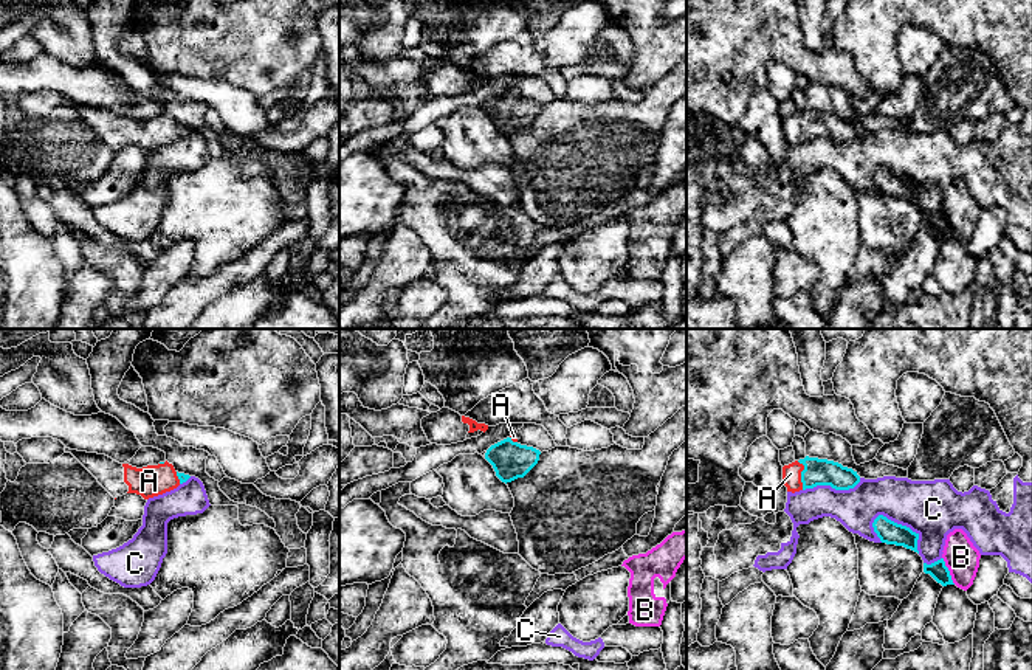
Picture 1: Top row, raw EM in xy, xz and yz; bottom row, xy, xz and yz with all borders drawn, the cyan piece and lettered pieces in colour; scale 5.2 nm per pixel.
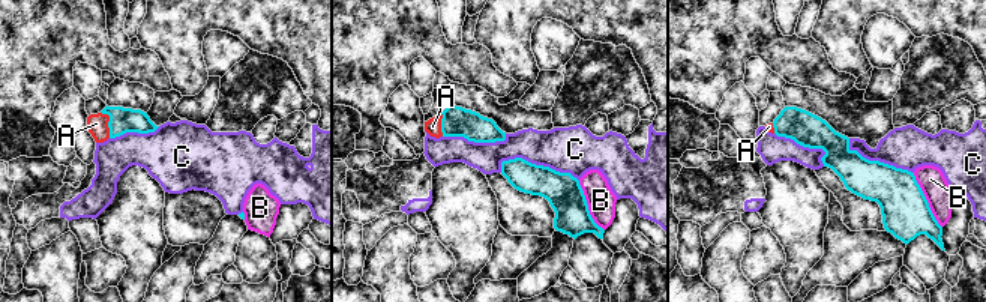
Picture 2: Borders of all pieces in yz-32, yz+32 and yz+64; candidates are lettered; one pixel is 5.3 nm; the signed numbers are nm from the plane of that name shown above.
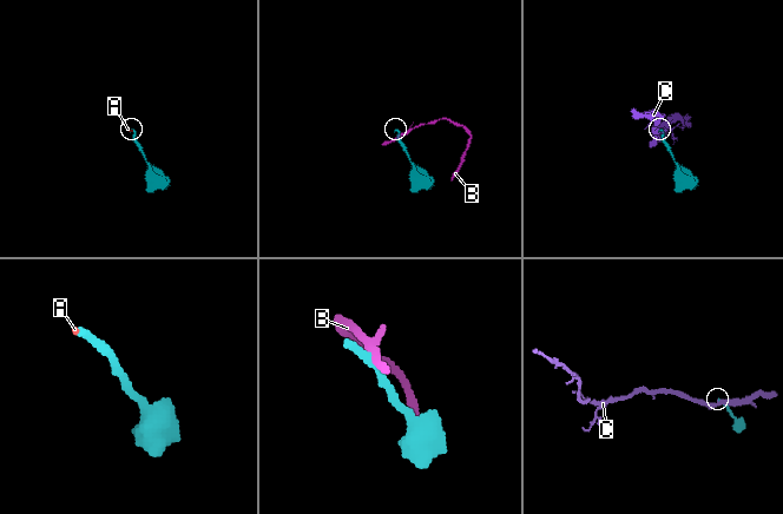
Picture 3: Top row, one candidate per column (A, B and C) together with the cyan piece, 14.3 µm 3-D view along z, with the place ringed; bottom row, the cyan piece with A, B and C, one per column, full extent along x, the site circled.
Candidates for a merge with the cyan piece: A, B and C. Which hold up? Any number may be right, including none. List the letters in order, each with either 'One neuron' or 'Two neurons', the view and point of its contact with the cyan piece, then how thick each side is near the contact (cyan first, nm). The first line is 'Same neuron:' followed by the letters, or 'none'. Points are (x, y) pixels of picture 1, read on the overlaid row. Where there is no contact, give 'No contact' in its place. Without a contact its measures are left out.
Same neuron: A
A: One neuron. Touches cyan at yz (801, 475). Thickness 140 nm (cyan) against 100 nm
B: Two neurons. Touches cyan at yz (949, 571). Thickness 90 nm (cyan) against 180 nm
C: Two neurons. Touches cyan at yz (904, 526). Thickness 120 nm (cyan) against 300 nm

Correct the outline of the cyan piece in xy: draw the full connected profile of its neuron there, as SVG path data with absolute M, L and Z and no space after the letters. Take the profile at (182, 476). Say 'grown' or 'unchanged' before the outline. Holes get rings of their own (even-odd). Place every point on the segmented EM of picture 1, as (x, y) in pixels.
grown; M67 447L65 453L71 453L113 498L136 493L149 499L177 489L191 478L178 473L167 461L136 468L129 464L119 464L105 454L77 451Z

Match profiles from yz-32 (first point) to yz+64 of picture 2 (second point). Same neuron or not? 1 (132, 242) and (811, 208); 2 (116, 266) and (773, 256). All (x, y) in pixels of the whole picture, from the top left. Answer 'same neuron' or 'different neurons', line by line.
1: same neuron
2: same neuron

